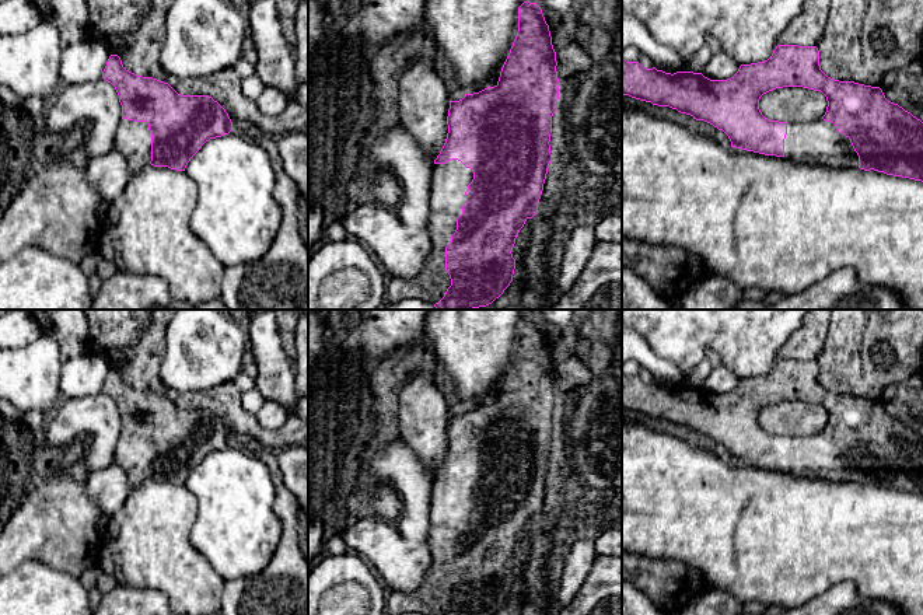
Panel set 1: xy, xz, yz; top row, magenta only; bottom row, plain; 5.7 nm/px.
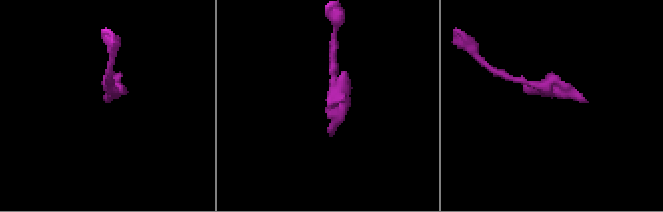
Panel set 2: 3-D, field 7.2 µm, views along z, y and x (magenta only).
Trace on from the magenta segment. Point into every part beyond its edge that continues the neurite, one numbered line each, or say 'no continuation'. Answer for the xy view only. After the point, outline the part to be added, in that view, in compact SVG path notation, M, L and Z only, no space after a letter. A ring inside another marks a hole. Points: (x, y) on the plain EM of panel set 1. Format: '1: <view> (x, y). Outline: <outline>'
1: xy (133, 453). Outline: M120 433L116 444L115 464L126 474L132 488L151 475L151 447L147 436Z

